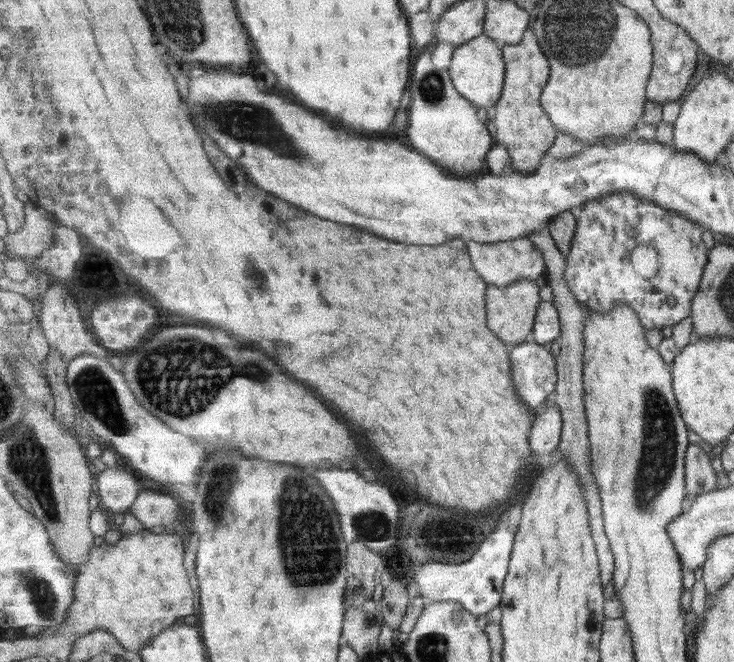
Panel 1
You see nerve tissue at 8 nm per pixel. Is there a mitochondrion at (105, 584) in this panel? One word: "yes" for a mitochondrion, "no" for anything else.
no

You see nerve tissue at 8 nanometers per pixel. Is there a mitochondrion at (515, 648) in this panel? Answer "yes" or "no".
no

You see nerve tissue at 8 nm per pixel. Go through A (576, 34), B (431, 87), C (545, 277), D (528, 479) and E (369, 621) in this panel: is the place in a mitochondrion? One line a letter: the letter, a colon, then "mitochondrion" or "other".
A: mitochondrion
B: mitochondrion
C: other
D: other
E: mitochondrion

